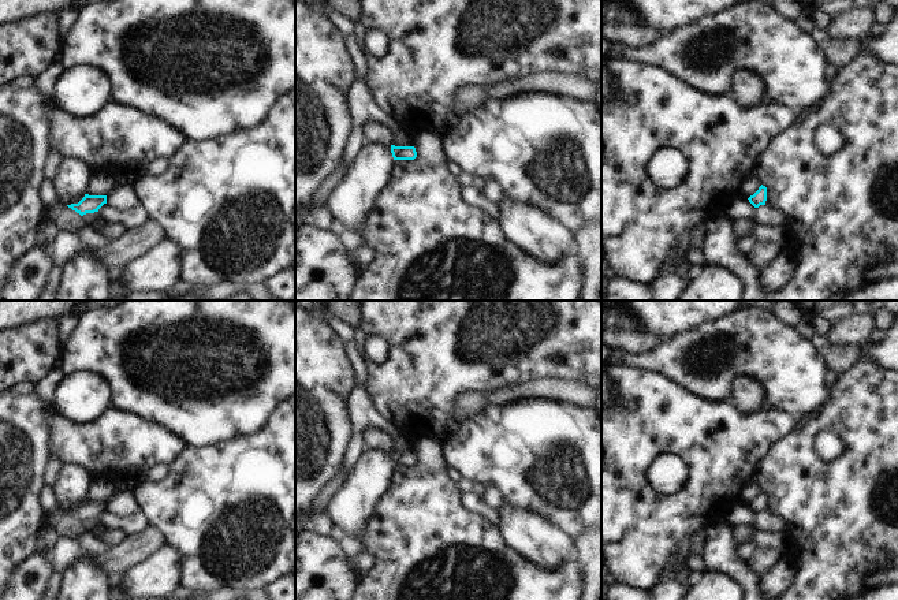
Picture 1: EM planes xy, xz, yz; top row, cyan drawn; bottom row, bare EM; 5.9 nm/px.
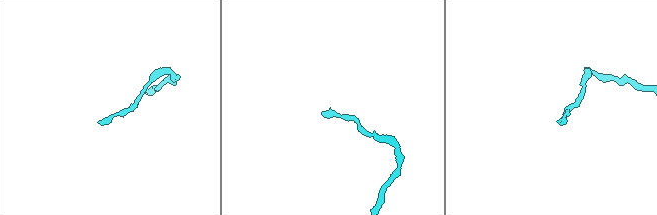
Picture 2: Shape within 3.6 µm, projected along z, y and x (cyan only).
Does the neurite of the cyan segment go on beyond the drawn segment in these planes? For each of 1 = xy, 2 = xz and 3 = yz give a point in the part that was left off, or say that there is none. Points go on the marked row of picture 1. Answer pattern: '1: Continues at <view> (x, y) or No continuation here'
1: No continuation here
2: No continuation here
3: No continuation here

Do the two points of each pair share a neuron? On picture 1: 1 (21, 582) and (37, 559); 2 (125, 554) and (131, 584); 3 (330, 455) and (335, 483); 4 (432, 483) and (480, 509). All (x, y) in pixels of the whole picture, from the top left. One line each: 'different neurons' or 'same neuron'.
1: same neuron
2: different neurons
3: different neurons
4: different neurons

